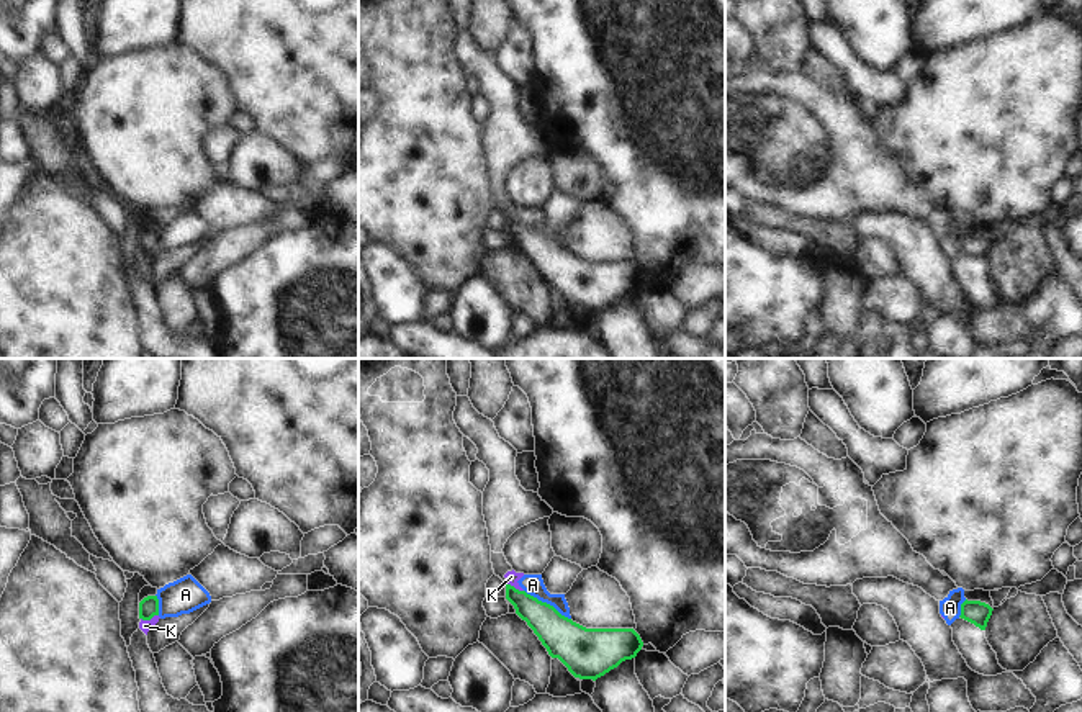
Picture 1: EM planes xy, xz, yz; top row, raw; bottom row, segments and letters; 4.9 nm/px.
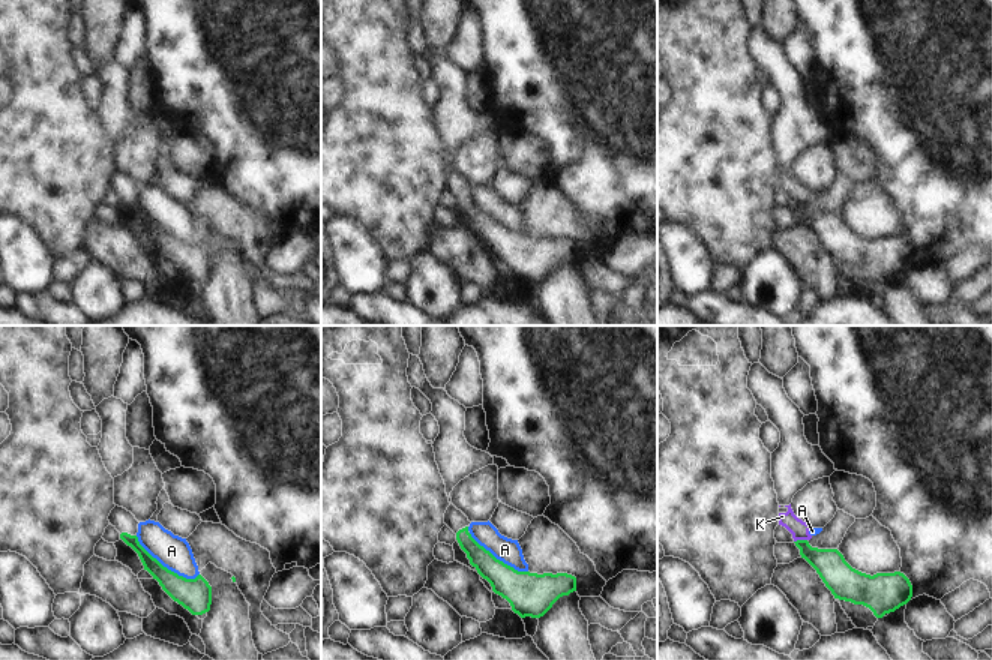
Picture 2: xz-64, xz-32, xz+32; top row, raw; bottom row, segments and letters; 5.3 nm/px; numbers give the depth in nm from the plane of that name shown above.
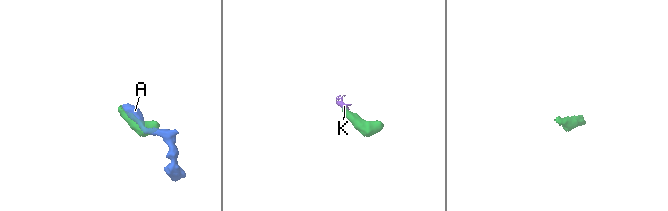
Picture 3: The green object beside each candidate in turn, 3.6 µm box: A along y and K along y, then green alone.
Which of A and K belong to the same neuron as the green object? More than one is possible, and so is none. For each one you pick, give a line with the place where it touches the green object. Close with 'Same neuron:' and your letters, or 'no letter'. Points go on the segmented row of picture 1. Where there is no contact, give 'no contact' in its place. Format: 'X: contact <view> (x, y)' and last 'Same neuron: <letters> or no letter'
Same neuron: no letter

